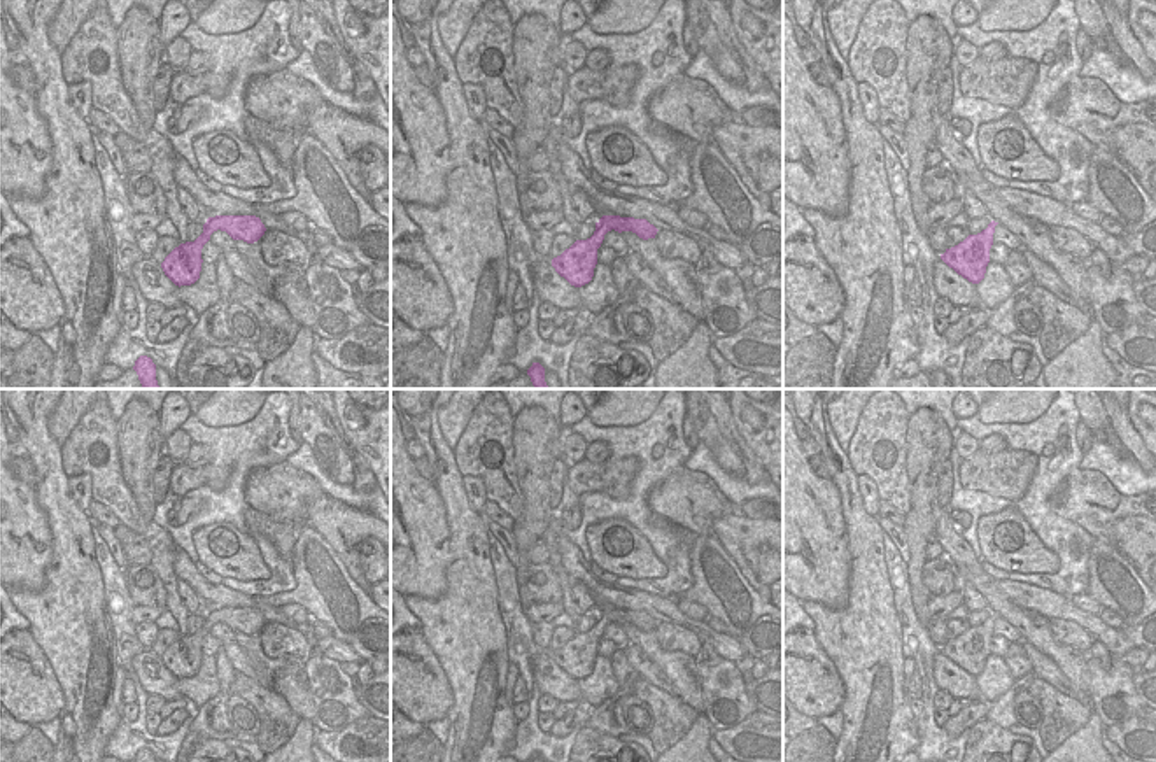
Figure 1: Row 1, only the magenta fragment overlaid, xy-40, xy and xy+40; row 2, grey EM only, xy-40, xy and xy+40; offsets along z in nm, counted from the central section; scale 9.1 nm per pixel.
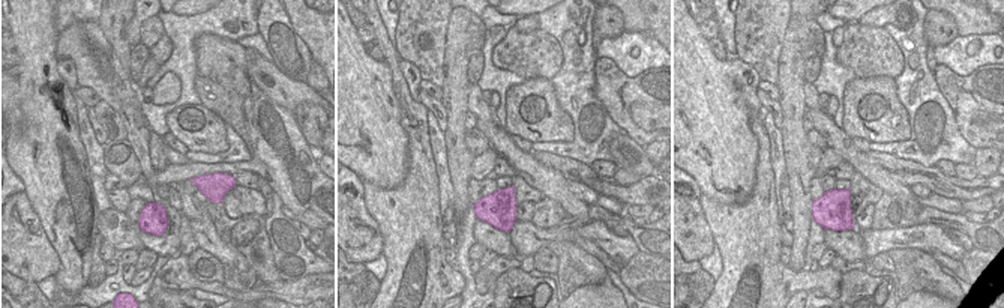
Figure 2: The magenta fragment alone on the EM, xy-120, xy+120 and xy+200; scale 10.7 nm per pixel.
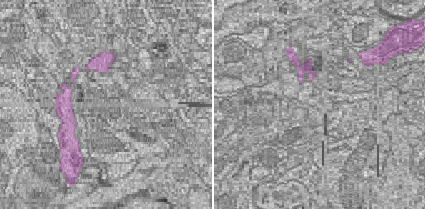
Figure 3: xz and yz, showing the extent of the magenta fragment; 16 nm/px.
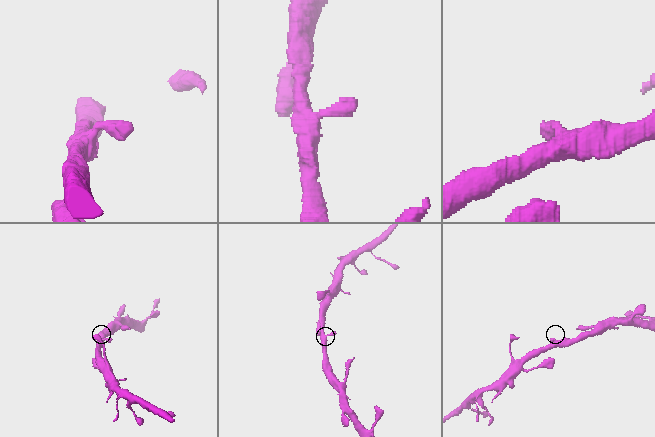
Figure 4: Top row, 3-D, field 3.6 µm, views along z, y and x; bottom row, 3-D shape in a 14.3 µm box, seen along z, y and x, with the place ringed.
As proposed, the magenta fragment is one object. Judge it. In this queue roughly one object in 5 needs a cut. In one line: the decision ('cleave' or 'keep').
keep

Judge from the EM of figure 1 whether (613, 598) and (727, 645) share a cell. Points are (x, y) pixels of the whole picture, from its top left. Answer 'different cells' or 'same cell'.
same cell

